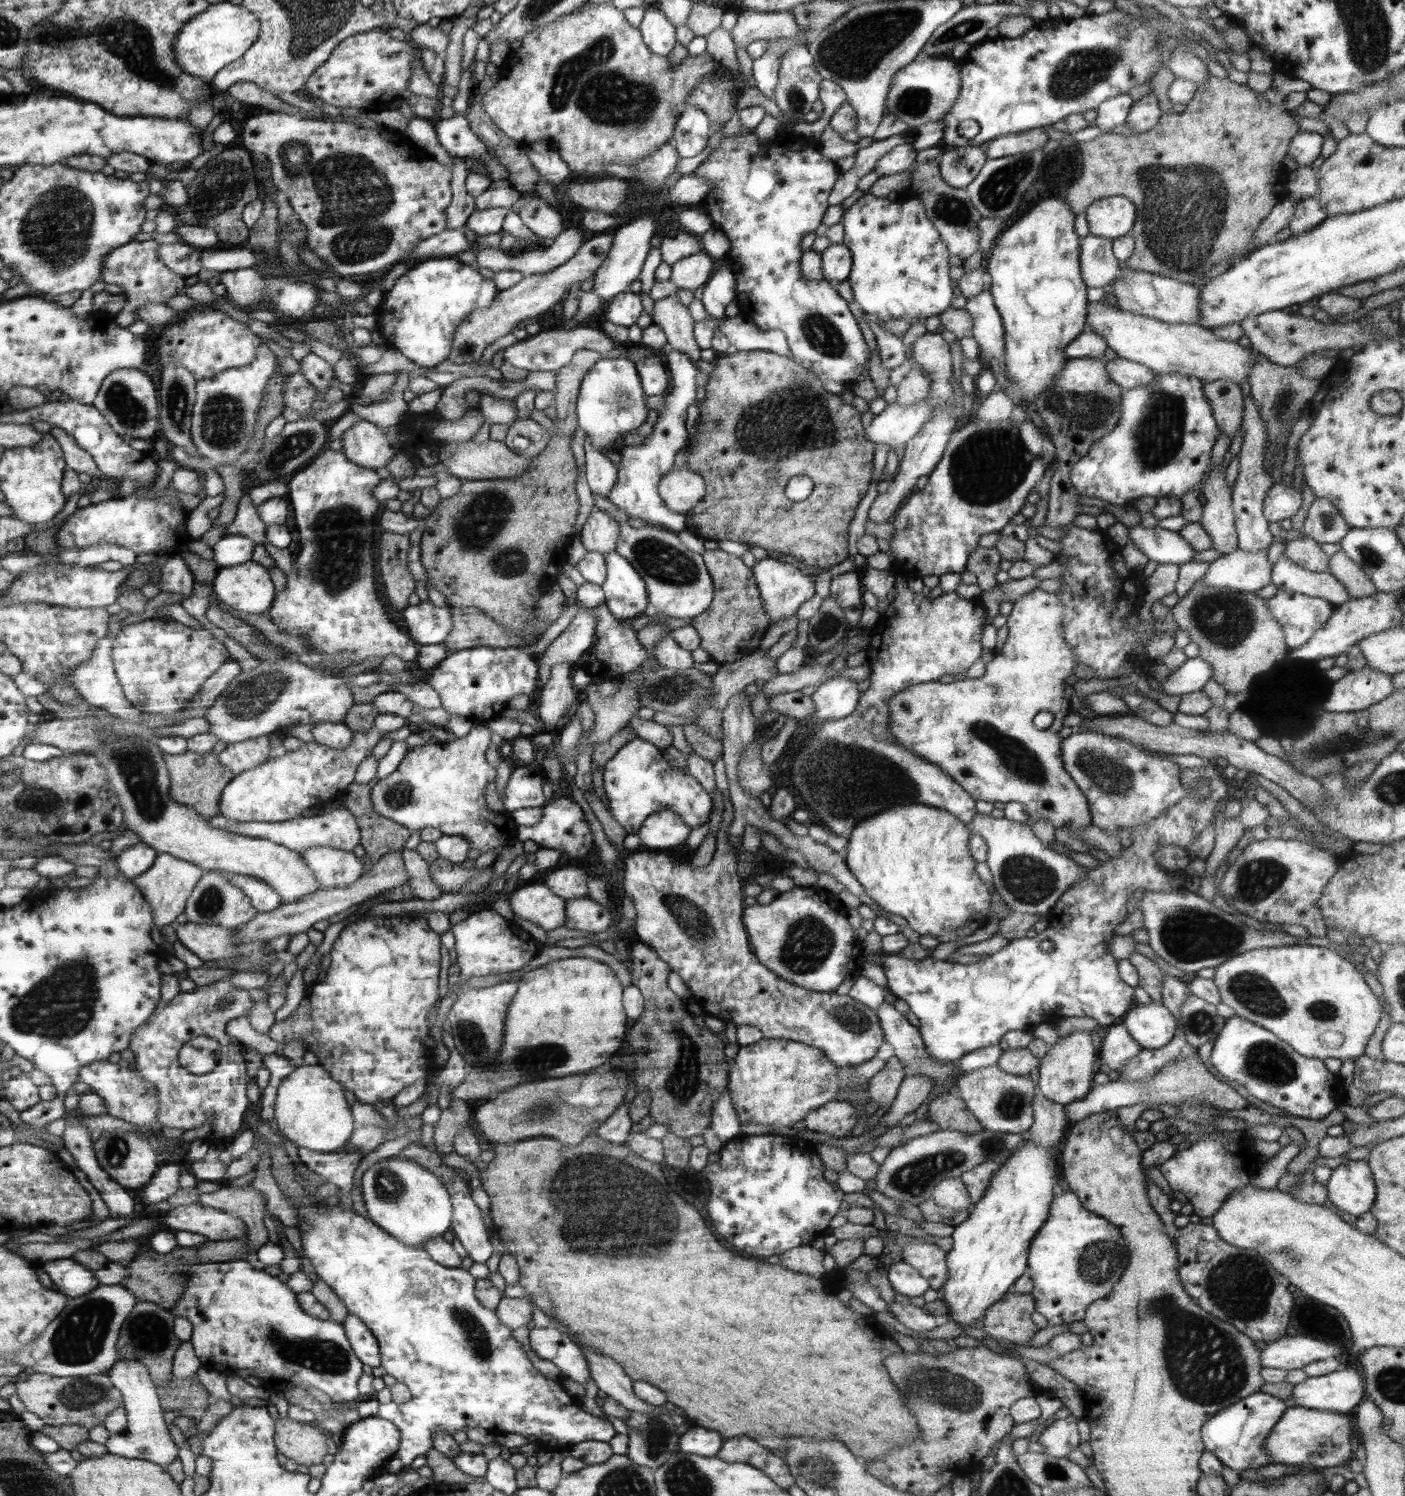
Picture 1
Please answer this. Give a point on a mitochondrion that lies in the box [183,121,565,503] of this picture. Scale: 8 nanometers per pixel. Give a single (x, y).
(353, 195)

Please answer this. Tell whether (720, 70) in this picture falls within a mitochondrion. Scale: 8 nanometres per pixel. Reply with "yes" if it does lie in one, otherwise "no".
no

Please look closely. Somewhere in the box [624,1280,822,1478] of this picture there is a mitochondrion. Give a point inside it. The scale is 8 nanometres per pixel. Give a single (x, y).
(656, 1435)

